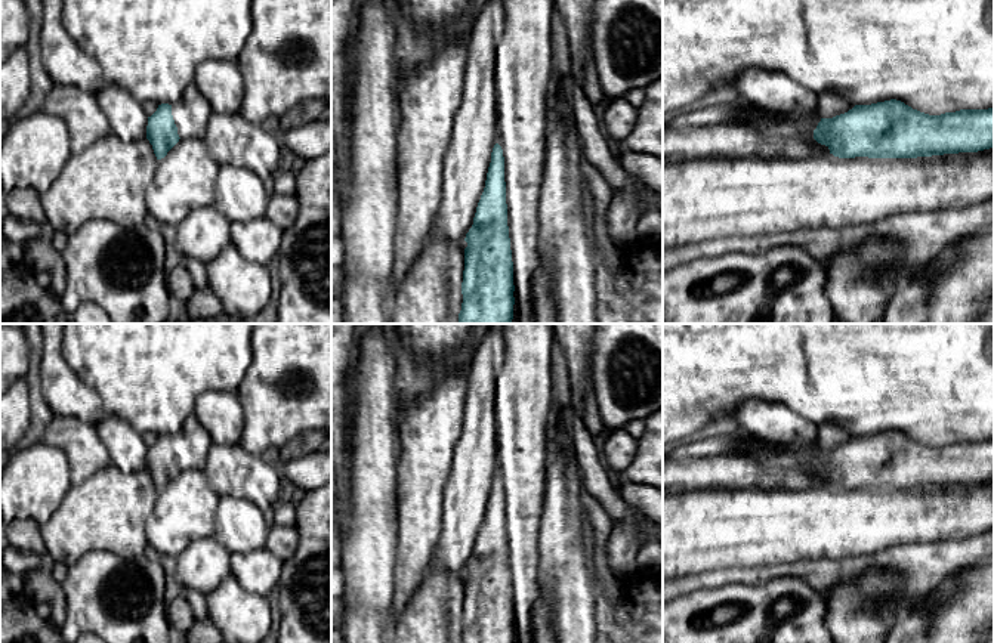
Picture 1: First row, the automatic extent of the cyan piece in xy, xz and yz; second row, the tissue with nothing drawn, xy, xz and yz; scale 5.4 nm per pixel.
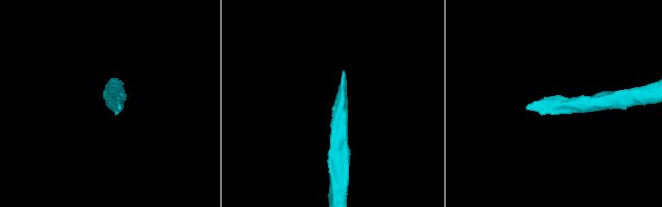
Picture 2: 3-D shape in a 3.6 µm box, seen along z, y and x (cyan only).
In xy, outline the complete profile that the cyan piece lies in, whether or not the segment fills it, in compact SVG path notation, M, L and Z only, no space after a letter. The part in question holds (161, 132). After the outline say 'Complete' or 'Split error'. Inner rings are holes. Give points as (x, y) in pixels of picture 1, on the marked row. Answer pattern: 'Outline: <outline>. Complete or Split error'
Outline: M195 84L188 86L176 103L158 105L146 126L157 160L164 158L180 137L204 139L212 114L212 105Z. Split error

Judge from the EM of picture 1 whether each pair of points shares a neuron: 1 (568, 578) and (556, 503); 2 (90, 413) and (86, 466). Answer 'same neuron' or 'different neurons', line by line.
1: same neuron
2: different neurons

